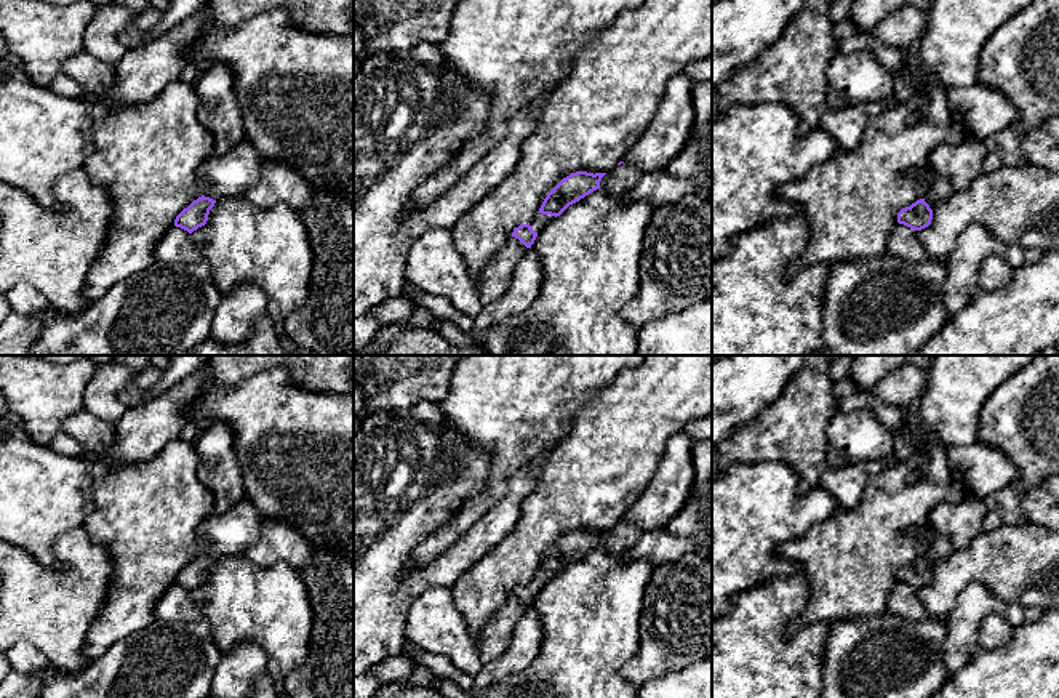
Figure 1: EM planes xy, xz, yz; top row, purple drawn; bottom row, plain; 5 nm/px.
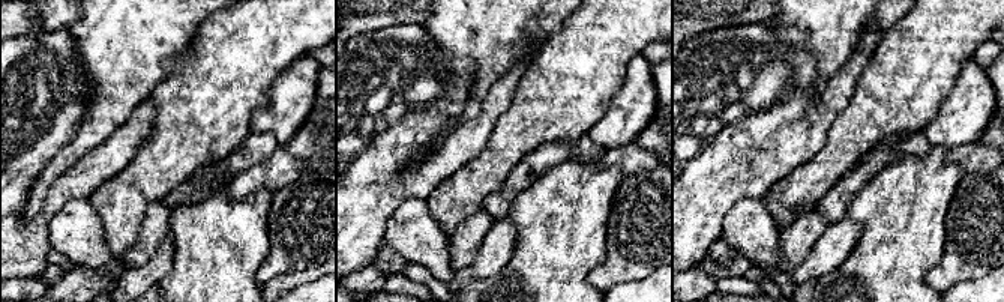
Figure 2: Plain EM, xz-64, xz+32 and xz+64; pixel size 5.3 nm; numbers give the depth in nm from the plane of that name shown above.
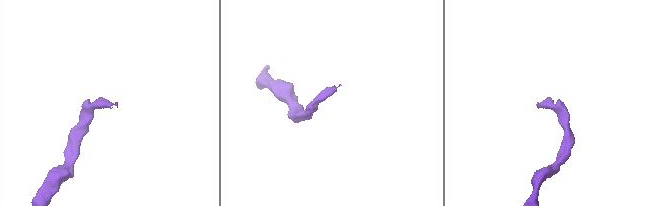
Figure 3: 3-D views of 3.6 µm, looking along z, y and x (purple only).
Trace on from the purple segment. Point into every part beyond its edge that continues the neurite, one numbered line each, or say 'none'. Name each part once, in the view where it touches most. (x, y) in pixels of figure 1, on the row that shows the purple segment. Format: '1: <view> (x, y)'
1: xz (539, 221)

